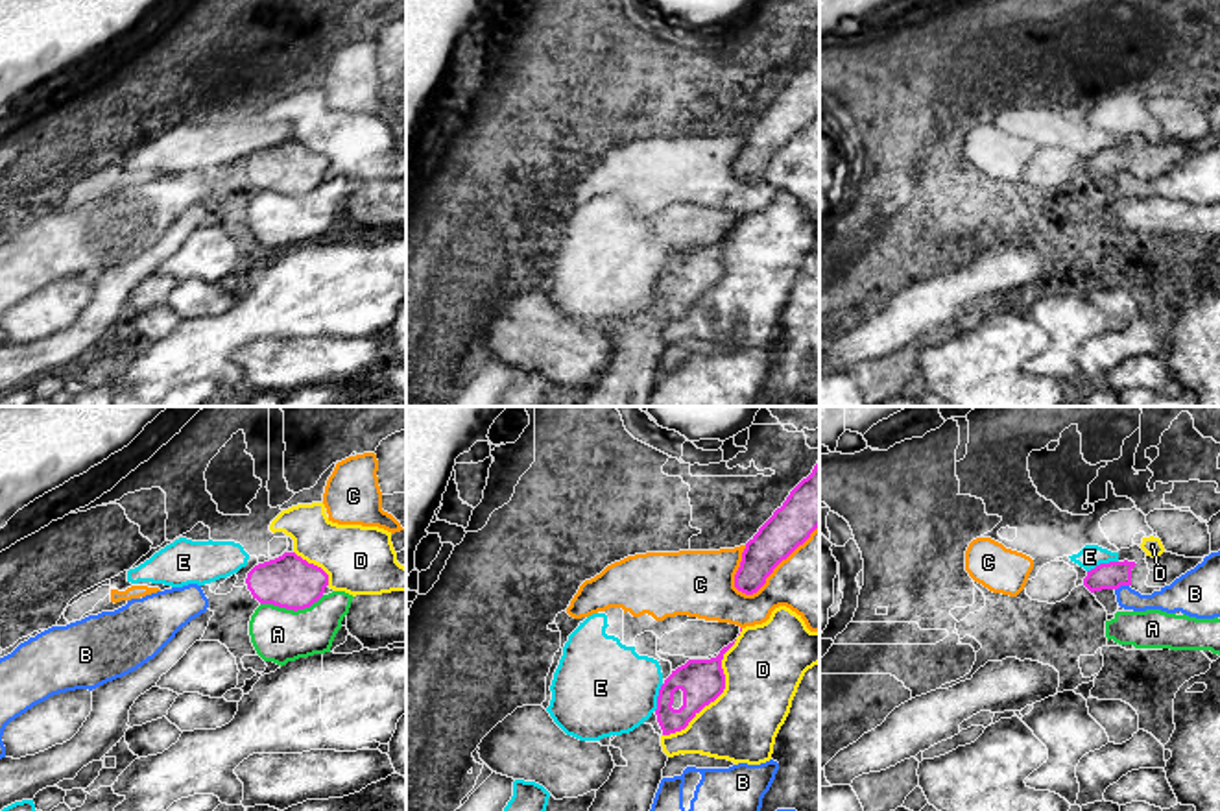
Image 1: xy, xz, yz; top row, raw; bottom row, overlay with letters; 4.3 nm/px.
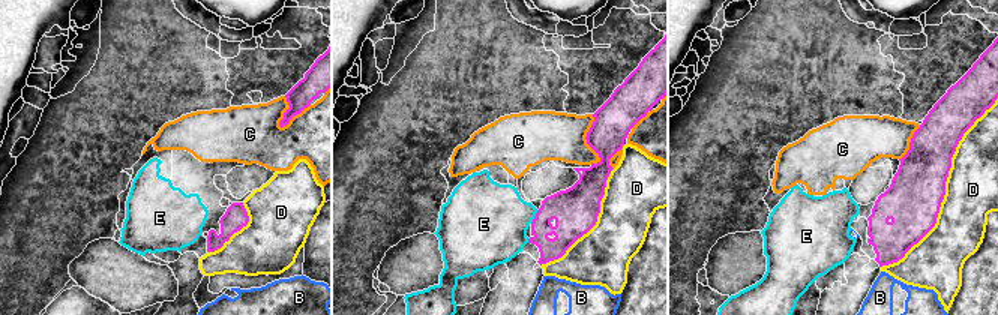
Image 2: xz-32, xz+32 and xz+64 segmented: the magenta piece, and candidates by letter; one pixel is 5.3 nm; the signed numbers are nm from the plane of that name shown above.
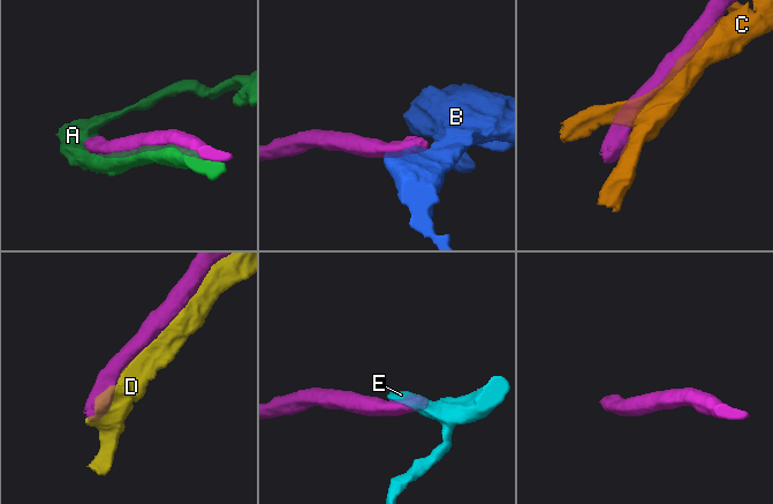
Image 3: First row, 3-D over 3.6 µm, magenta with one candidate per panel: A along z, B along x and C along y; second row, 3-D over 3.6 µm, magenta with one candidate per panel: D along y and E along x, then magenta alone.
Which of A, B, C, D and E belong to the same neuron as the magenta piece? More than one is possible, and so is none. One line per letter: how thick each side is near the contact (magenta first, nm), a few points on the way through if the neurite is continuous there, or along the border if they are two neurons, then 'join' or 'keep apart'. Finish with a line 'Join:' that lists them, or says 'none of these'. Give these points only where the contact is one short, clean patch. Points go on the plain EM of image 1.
A: 220/240 nm | keep apart
B: 120/130 nm | along yz (1128, 170), (1115, 176) | keep apart
C: 190/340 nm | keep apart
D: 190/340 nm | keep apart
E: 120/100 nm | along yz (1117, 146), (1097, 150), (1088, 157) | keep apart
Join: none of these

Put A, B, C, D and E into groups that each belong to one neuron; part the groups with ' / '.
A / B / C / D / E

